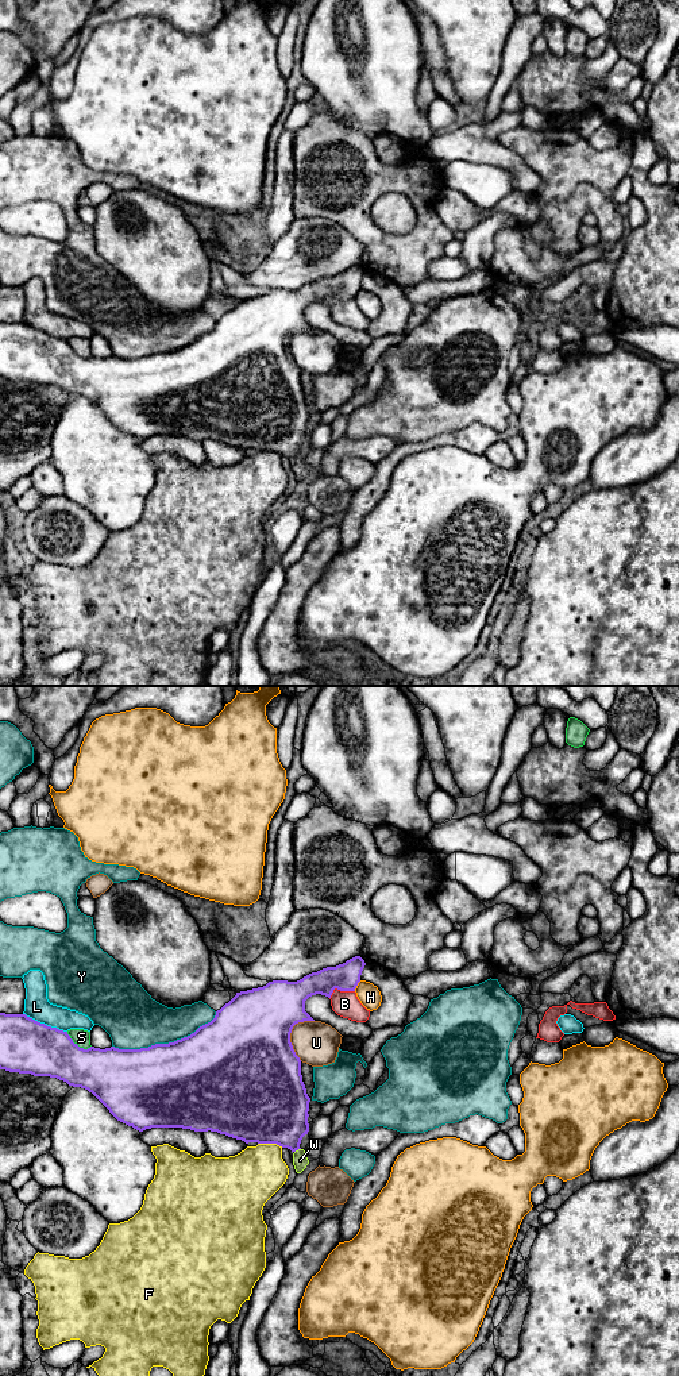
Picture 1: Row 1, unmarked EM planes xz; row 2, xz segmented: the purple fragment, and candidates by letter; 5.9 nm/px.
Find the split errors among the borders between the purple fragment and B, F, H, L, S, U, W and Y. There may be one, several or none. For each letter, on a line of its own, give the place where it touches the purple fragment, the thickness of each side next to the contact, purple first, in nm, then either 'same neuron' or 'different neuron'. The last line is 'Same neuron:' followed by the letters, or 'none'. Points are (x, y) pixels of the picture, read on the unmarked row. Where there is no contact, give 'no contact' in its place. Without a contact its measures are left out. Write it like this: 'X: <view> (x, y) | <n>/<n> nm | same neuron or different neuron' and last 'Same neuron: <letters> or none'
B: xz (339, 297) | 160/160 nm | different neuron
F: xz (270, 451) | 500/320 nm | different neuron
H: xz (357, 293) | 160/130 nm | different neuron
L: xz (43, 332) | 320/160 nm | different neuron
S: xz (76, 353) | 300/100 nm | different neuron
U: xz (290, 340) | 480/260 nm | different neuron
W: xz (297, 458) | 360/90 nm | same neuron
Y: xz (165, 353) | 500/340 nm | different neuron
Same neuron: W

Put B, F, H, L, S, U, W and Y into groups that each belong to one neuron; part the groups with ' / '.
B / F / H / L / S / U / W / Y

